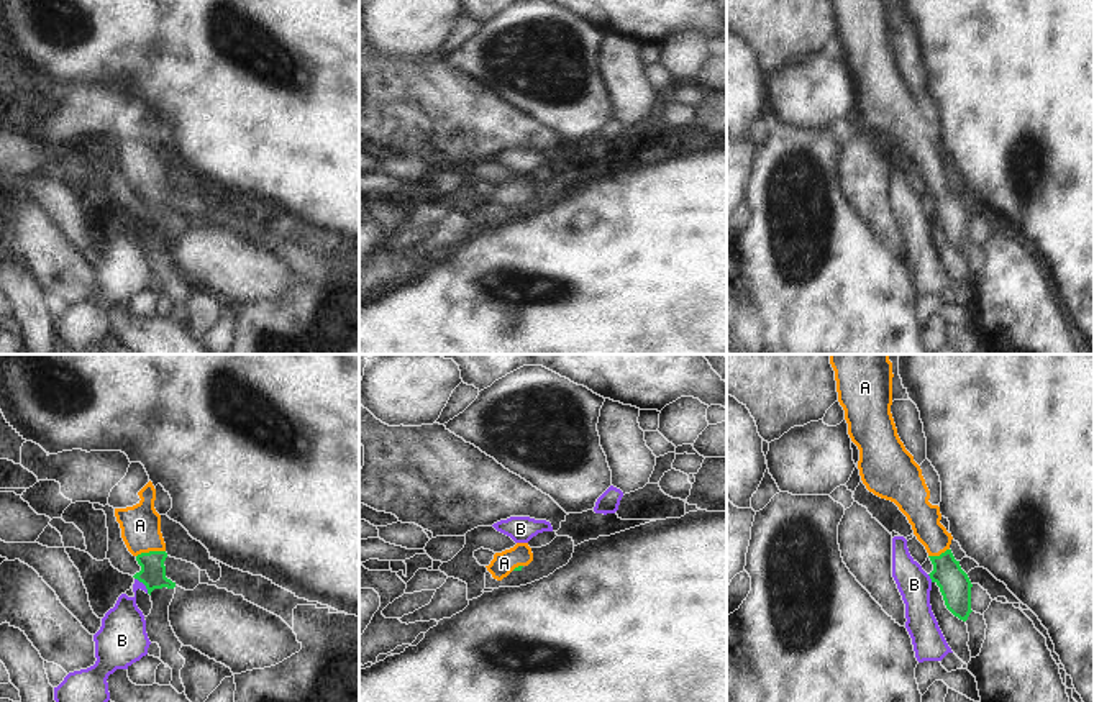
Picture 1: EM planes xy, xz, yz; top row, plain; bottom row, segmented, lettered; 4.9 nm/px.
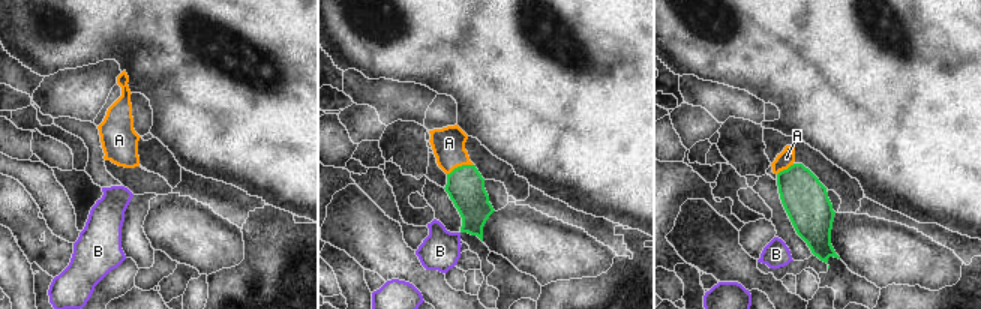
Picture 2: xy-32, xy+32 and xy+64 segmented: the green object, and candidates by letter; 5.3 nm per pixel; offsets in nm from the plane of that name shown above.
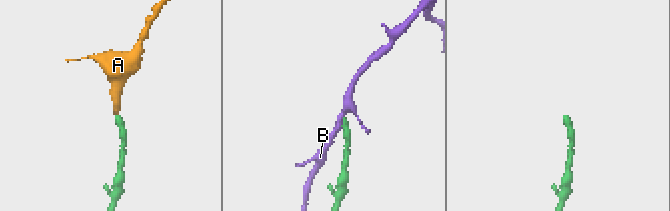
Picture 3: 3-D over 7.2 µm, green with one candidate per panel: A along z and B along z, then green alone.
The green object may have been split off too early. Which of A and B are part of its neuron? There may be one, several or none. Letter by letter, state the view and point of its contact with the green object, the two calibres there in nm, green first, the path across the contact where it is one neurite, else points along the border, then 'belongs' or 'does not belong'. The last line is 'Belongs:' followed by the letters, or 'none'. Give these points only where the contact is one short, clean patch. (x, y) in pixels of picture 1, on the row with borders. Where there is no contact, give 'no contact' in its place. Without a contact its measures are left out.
A: contact xy (150, 551); calibres 130 and 190 nm; way xy (153, 571), (150, 551), (140, 525); belongs
B: contact xy (143, 583); calibres 130 and 220 nm; border xy (135, 578), (148, 592); does not belong
Belongs: A

